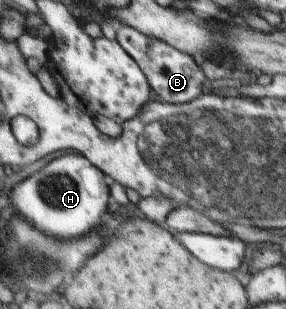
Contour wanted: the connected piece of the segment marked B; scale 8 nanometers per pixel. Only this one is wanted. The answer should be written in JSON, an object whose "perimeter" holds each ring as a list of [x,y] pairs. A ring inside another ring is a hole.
{"perimeter":[[[125,24],[119,31],[119,42],[139,62],[152,89],[162,97],[164,103],[188,103],[207,91],[207,88],[202,88],[204,86],[204,72],[200,66],[187,53],[168,42],[147,36],[140,30]]]}

